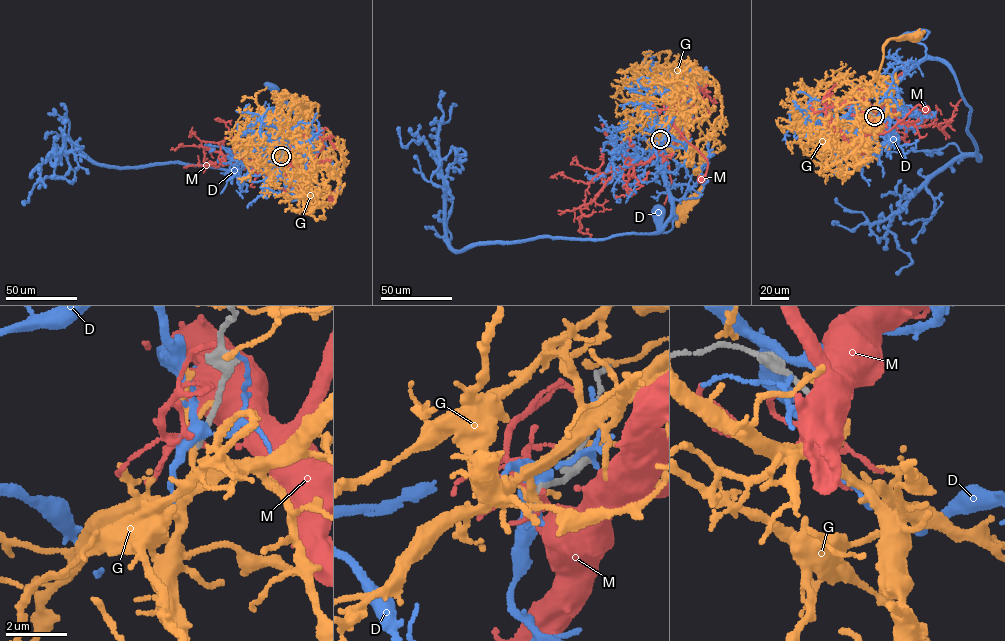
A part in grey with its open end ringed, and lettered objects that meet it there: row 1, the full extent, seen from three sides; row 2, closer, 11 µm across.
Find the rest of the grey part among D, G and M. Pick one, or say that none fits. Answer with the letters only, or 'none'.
none

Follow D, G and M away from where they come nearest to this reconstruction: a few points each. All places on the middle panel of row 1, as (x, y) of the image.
D: (660, 139), (663, 134), (663, 178), (677, 219), (674, 215), (672, 227), (665, 233), (660, 230), (658, 211)
G: (660, 139), (668, 132), (677, 134), (679, 153), (702, 179), (700, 189), (683, 212)
M: (660, 139), (666, 135), (672, 121), (682, 136), (707, 160), (708, 168), (702, 180)

